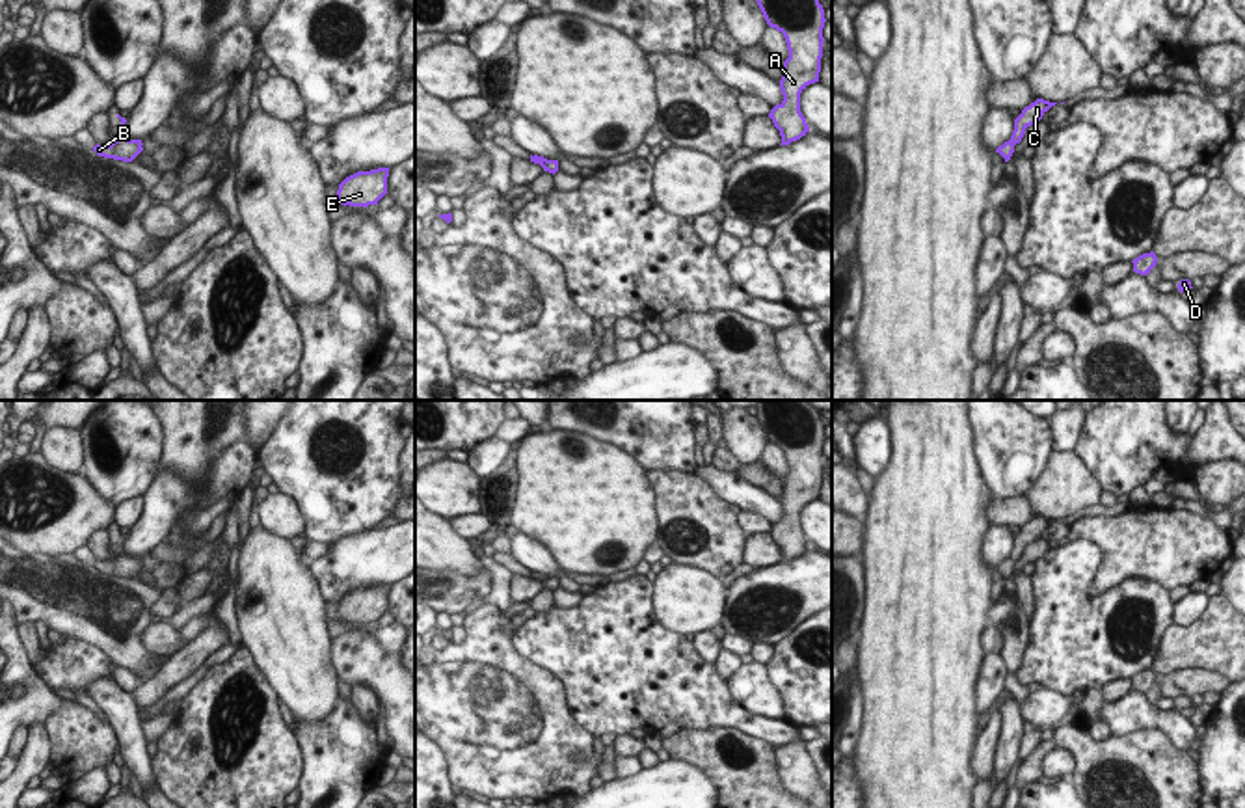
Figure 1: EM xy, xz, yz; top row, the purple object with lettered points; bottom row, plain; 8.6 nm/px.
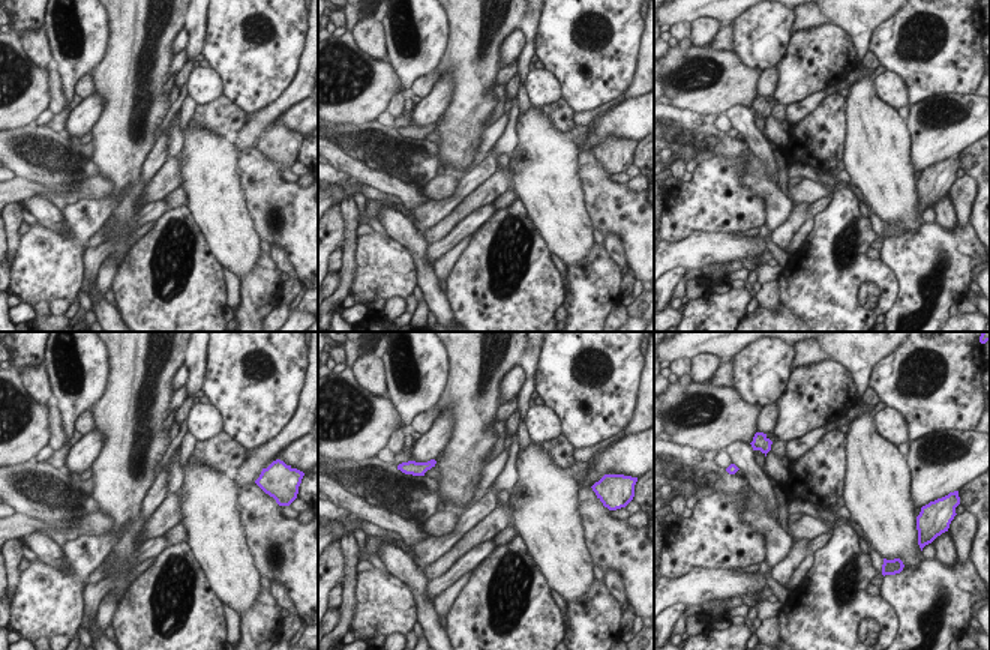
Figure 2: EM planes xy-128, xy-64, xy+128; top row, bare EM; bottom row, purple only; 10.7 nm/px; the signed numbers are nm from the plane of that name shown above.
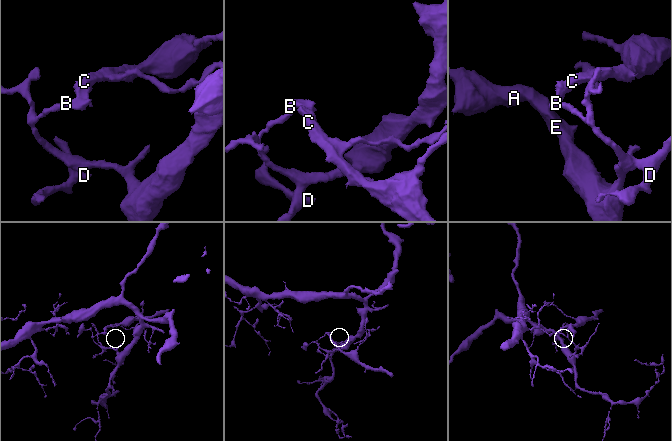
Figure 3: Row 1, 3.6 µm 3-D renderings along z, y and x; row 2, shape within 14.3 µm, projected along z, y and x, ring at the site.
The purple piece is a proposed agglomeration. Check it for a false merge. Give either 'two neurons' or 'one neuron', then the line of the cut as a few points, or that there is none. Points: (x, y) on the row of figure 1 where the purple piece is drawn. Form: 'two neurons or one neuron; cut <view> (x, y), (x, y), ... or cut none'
two neurons; cut yz (1009, 140), (1015, 144)

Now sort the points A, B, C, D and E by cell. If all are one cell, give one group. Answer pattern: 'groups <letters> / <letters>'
groups A B D E / C

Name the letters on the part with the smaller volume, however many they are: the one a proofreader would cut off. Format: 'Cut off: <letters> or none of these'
Cut off: C

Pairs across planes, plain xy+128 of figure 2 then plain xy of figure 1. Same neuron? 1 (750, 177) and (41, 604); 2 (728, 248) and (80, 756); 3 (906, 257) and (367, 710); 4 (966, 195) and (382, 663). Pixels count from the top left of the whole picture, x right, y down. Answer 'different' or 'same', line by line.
1: same
2: different
3: different
4: different

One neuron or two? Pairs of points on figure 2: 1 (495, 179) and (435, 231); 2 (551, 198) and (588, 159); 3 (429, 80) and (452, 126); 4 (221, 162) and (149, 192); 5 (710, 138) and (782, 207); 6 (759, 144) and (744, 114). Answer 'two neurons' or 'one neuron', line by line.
1: one neuron
2: two neurons
3: two neurons
4: two neurons
5: one neuron
6: one neuron

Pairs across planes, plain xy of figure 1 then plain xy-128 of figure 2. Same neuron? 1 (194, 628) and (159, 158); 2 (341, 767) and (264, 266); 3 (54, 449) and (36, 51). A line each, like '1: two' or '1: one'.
1: one
2: one
3: one

